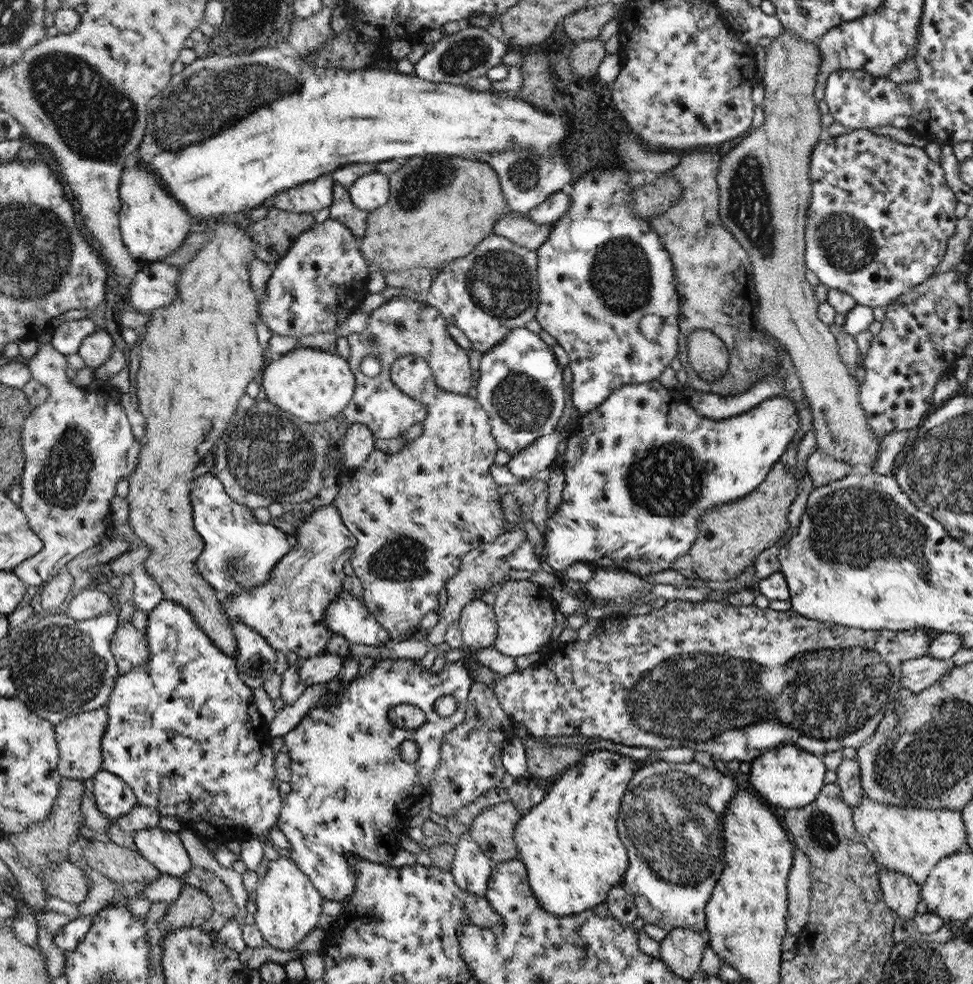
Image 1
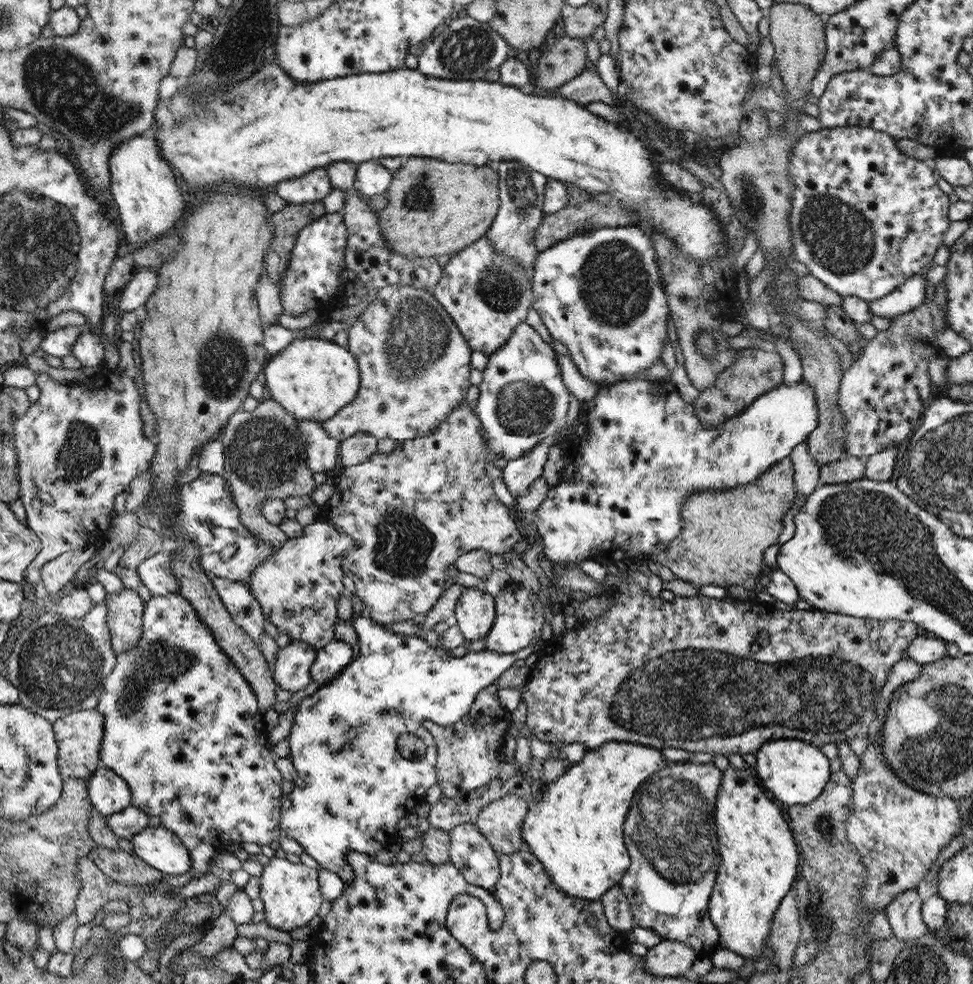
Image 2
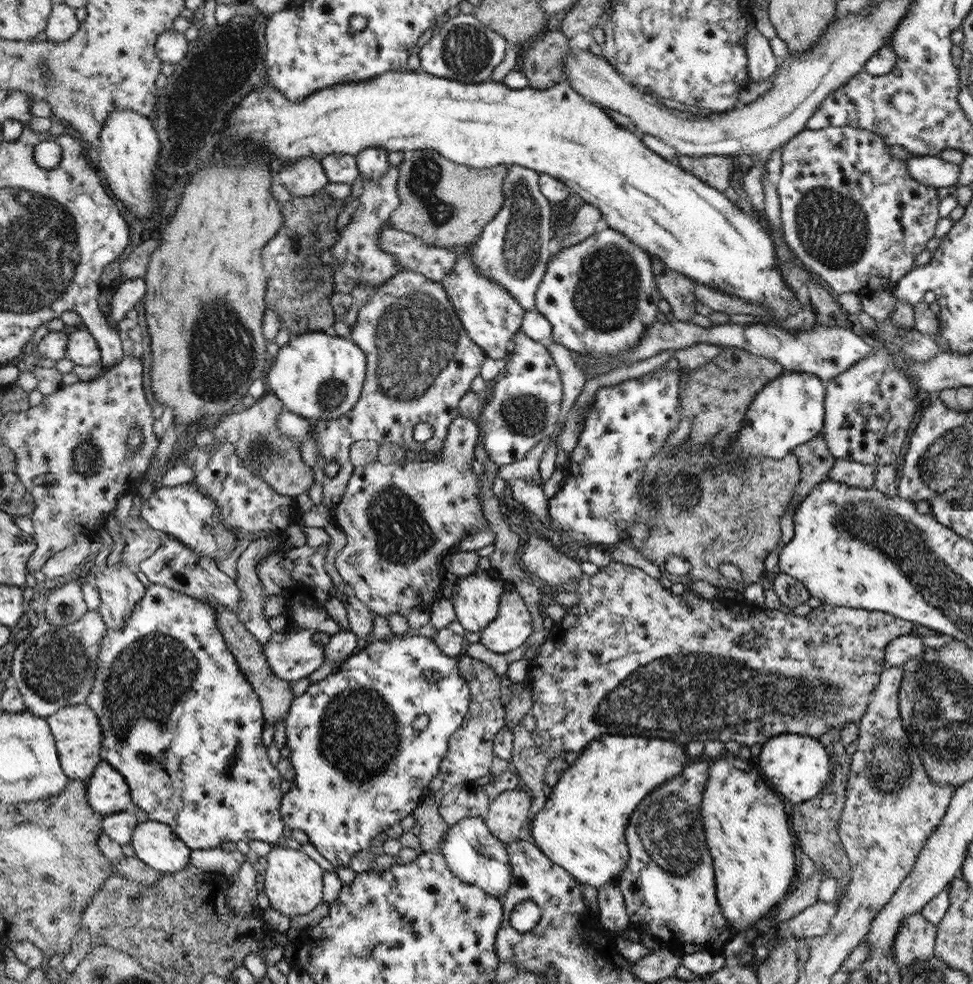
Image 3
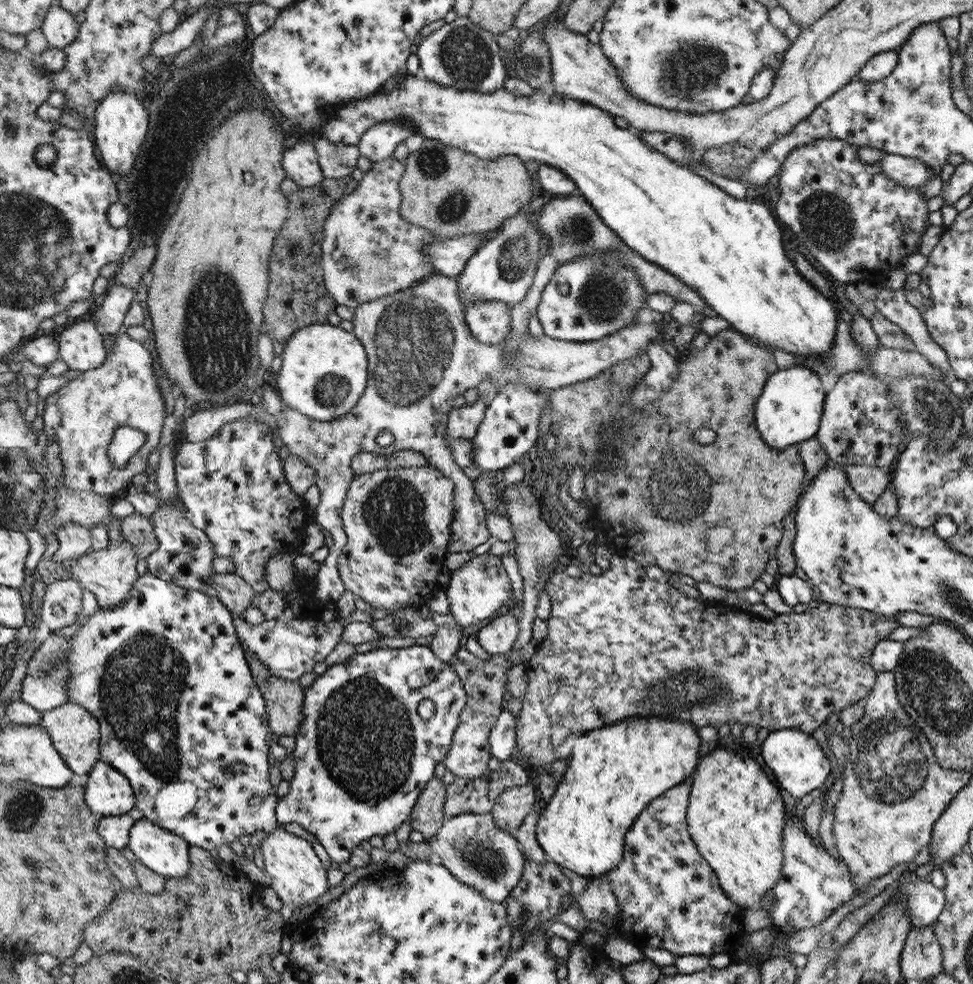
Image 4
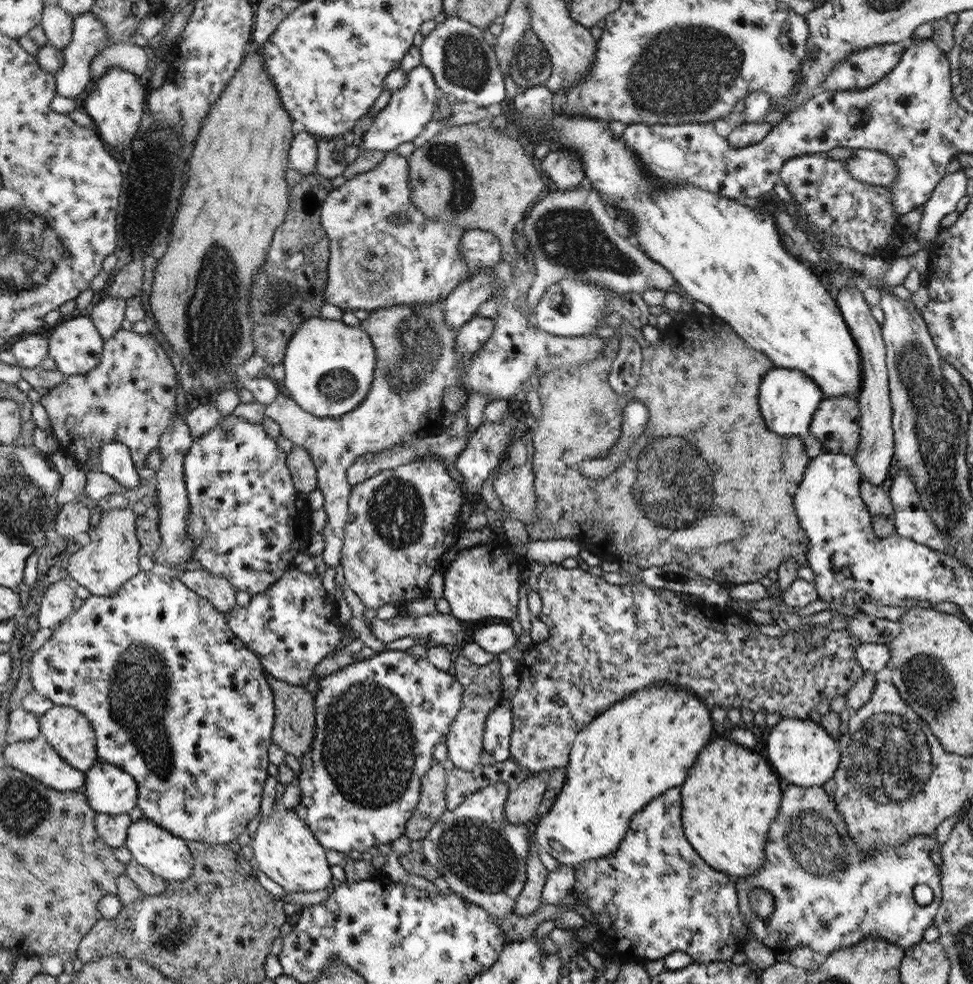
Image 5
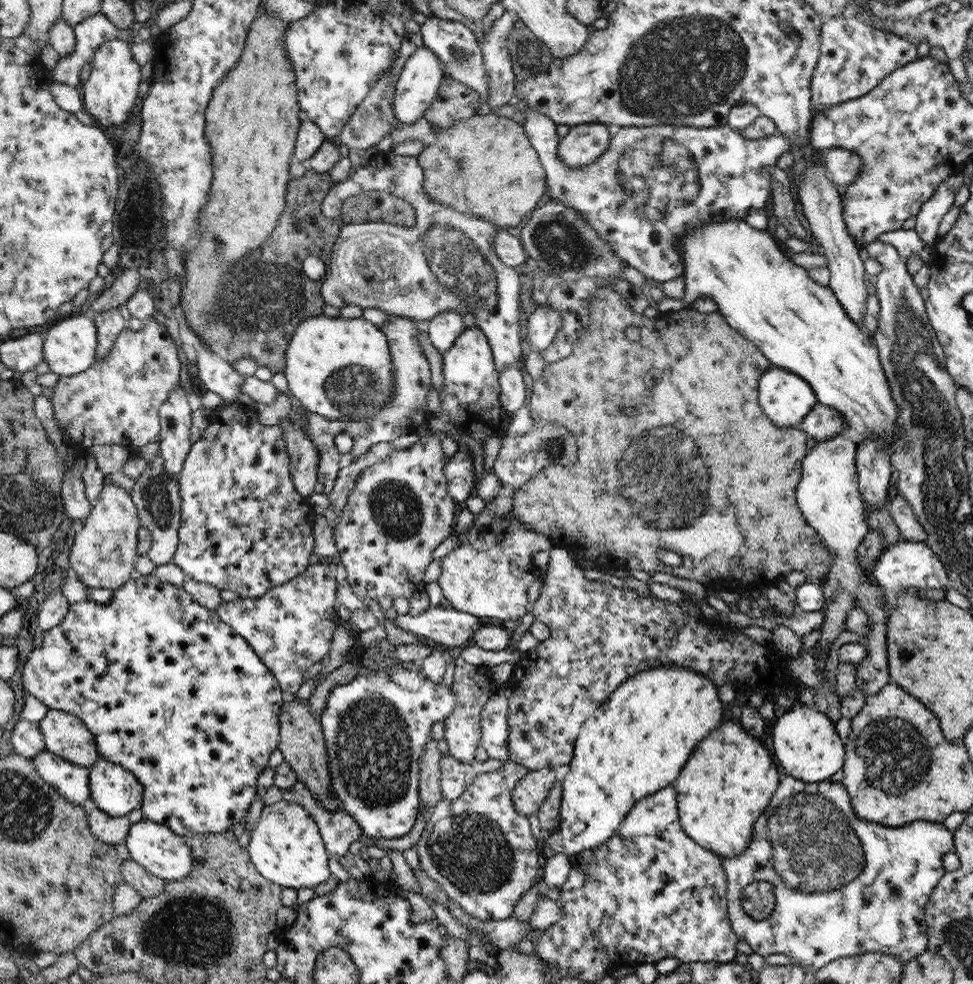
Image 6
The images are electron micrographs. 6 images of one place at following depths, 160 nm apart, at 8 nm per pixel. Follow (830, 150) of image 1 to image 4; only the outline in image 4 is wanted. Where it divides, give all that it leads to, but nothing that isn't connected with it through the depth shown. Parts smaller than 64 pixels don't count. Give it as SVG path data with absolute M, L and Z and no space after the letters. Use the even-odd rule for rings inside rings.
M822 138L792 150L782 168L782 198L776 205L776 216L796 234L798 242L804 244L827 276L838 282L882 285L888 272L902 267L904 260L918 250L930 211L919 188L899 185L883 172L878 162L862 164L858 150L859 146L837 138Z

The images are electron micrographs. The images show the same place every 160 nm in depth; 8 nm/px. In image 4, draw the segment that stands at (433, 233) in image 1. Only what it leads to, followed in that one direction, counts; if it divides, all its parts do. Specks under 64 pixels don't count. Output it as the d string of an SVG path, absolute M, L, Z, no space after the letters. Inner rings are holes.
M424 138L419 150L410 153L405 160L407 172L404 175L402 216L414 225L428 229L439 240L451 239L463 234L480 233L488 236L488 230L504 226L523 206L534 198L534 179L531 180L526 165L518 156L508 154L492 162L480 160L474 154L460 152L446 146L439 140Z

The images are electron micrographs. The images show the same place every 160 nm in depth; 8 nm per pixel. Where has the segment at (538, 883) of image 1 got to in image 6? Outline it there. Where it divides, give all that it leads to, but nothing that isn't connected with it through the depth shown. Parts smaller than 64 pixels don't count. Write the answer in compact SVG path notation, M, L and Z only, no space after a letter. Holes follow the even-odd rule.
M674 664L643 670L623 682L579 731L570 770L561 782L563 793L559 827L546 834L547 846L571 858L577 857L582 851L594 850L615 835L628 811L639 800L672 785L694 754L692 750L698 746L698 742L707 738L721 724L725 705L718 697L718 687L710 676ZM578 822L586 824L586 828L580 834L573 835L570 826Z

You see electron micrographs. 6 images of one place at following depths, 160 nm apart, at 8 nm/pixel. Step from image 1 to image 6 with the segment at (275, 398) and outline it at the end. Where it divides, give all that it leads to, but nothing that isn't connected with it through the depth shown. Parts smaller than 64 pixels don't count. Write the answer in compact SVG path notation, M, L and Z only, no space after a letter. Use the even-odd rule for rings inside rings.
M342 316L308 318L296 327L296 334L286 352L287 366L284 370L287 378L287 393L295 403L306 411L326 417L330 420L362 421L368 420L382 408L386 407L393 389L392 361L387 335L378 330L374 324L366 322L364 317L348 319Z

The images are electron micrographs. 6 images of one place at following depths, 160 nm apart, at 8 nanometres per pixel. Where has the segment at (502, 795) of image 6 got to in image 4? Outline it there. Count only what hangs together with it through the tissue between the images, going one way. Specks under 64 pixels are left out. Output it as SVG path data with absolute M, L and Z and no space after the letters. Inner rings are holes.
M491 811L488 813L463 812L458 816L448 817L443 822L441 829L426 841L430 844L433 852L440 856L441 863L464 884L471 885L472 888L483 893L491 902L502 904L509 899L511 892L521 882L525 870L522 850L518 850L516 839L514 834L510 836L508 831L495 824Z

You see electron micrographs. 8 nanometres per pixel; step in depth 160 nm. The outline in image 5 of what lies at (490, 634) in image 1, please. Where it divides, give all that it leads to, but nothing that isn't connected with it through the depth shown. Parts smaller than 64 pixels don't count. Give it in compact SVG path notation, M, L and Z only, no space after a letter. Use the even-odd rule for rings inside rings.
M476 545L457 552L447 569L443 570L444 598L448 600L451 614L471 626L483 618L503 618L510 622L518 614L518 590L520 590L521 570L496 570L490 568L496 554L488 554L484 546ZM480 547L480 550L478 550ZM486 554L486 570L480 570L480 558ZM492 560L492 562L490 562Z

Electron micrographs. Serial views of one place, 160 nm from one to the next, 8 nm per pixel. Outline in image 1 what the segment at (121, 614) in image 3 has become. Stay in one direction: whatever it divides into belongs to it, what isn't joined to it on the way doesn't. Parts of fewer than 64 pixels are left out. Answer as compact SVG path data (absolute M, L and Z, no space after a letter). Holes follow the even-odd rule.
M131 621L124 627L119 627L112 648L122 675L131 674L131 670L145 664L150 655L147 637L136 629Z

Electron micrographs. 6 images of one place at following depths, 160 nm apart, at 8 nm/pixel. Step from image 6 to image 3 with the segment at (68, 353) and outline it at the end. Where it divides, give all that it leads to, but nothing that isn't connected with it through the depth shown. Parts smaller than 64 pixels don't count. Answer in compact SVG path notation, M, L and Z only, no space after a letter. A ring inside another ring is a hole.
M78 328L71 334L69 356L82 366L94 366L103 362L103 349L95 333Z

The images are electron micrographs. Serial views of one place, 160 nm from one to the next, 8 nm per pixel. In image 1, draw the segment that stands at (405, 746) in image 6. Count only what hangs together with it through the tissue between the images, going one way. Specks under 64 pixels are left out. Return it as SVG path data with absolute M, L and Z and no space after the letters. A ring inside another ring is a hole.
M346 591L339 592L338 599L330 604L330 608L328 608L327 627L332 632L335 632L336 636L343 636L349 645L362 644L376 646L390 641L389 632L371 615L367 605ZM374 658L374 660L377 662L376 666L371 668L366 674L358 673L358 675L344 687L344 691L341 692L340 687L342 683L340 681L332 686L324 700L316 705L312 711L308 711L294 730L291 730L286 736L283 736L287 753L291 758L292 774L289 783L292 789L285 798L283 810L280 811L278 826L288 839L289 858L310 877L315 887L319 889L324 896L328 897L328 900L339 902L352 896L358 879L358 873L355 872L352 864L349 863L348 856L359 856L359 858L363 858L363 860L370 860L376 864L383 864L388 858L394 856L394 852L396 852L396 848L398 848L398 840L396 840L396 838L402 834L402 830L406 830L405 824L402 824L400 820L404 820L406 816L411 815L408 812L410 806L414 806L414 804L418 804L422 801L422 796L426 794L426 790L429 790L428 786L431 786L431 780L435 776L434 770L439 768L439 763L442 762L442 738L444 738L444 734L458 727L463 722L464 718L467 718L467 712L470 710L470 708L466 708L466 696L470 696L469 692L472 686L472 678L468 676L468 670L466 670L464 663L471 663L472 660L466 658L452 664L446 664L445 667L435 674L431 674L429 669L419 669L415 665L415 662L418 660L410 660L409 658L396 658L395 660L390 658ZM440 696L452 696L452 698L456 700L457 709L450 718L440 718L434 710L434 702L436 702ZM401 704L410 704L420 708L420 710L426 714L426 722L414 730L408 730L405 727L397 727L394 725L388 717L388 712L390 712L392 707ZM404 740L413 740L418 745L419 757L413 763L402 760L400 748Z

